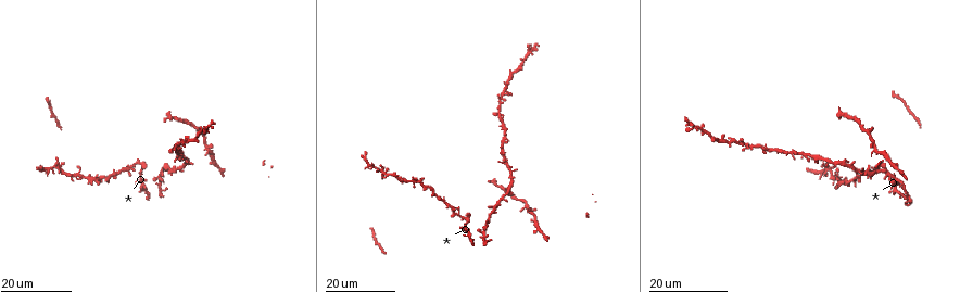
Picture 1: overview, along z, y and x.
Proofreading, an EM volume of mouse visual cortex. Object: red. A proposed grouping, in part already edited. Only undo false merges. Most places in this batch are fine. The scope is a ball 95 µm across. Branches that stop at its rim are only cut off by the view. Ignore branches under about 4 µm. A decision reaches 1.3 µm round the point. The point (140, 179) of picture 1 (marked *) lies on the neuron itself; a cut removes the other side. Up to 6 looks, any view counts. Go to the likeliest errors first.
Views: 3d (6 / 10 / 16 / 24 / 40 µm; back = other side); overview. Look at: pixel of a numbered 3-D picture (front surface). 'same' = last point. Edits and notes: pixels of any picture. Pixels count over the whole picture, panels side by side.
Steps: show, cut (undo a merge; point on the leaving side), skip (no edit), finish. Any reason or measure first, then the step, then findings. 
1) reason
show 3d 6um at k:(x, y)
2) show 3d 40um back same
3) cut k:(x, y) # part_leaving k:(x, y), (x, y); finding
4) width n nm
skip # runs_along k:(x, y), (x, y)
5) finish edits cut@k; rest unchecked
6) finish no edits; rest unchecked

four-way junction
show 3d 16um at 1:(831, 169)

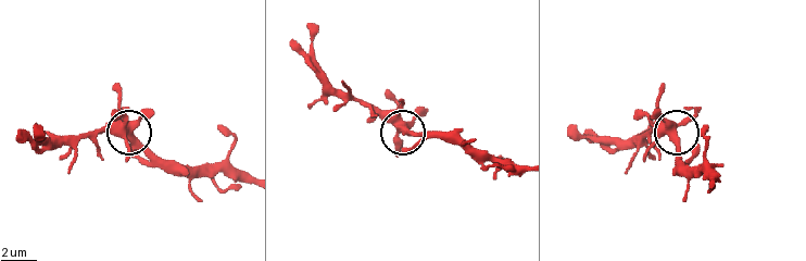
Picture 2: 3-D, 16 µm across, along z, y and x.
show 3d 10um at 2:(399, 131)

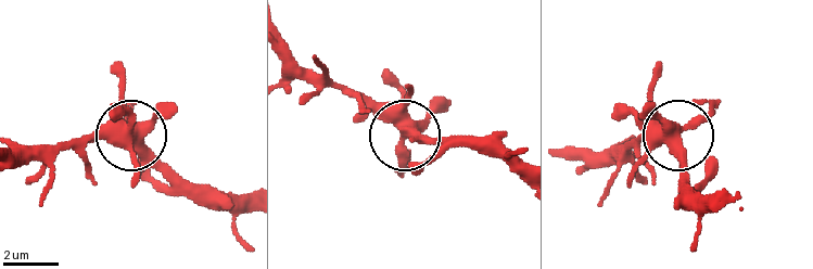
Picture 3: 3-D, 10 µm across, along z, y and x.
skip # one neuron here

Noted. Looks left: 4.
three arms meet
show 3d 24um at 1:(509, 190)

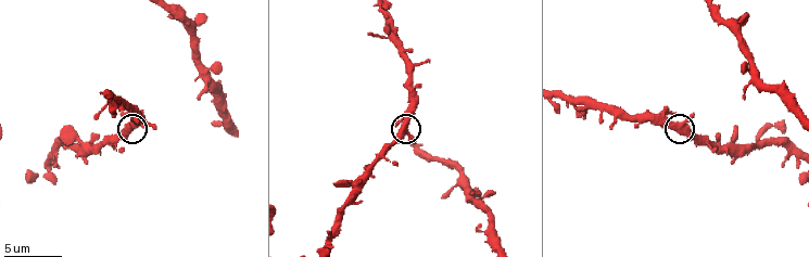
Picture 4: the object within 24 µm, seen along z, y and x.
show 3d 10um at 4:(407, 130)

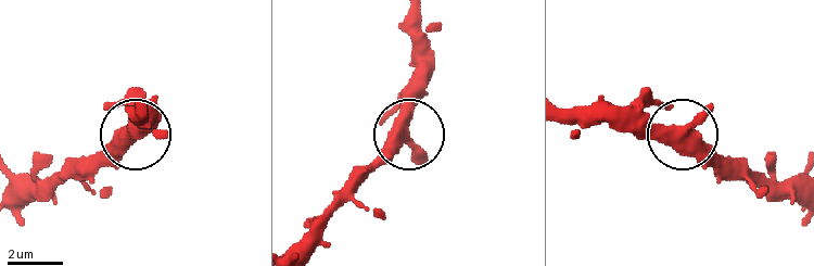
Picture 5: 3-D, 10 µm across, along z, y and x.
width 360 nm
skip # one neuron here

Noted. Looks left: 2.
four or more arms meet
show 3d 16um at 4:(756, 76)

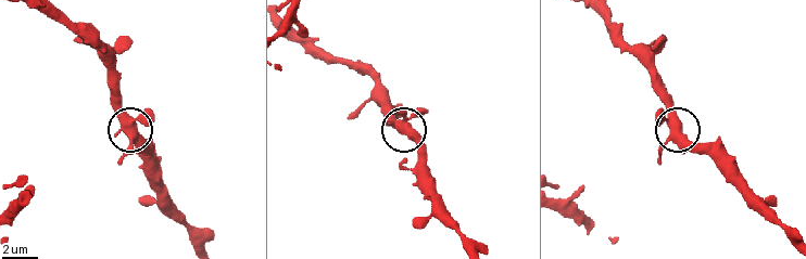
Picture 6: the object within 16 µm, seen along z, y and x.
side_arm 22 um
skip # all the same neuron

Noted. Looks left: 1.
finish no edits; rest unchecked

